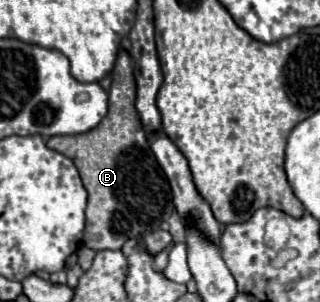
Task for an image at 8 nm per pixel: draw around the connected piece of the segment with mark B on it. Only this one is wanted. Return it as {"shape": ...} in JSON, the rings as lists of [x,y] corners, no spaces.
{"shape":[[[120,48],[114,70],[108,114],[100,126],[76,134],[76,136],[52,136],[48,146],[76,164],[84,188],[88,190],[86,208],[86,228],[82,244],[92,250],[120,250],[128,238],[140,236],[160,222],[168,220],[174,210],[170,184],[160,170],[156,156],[152,154],[146,132],[138,120],[136,108],[136,82],[134,82],[134,62],[130,54]]]}

